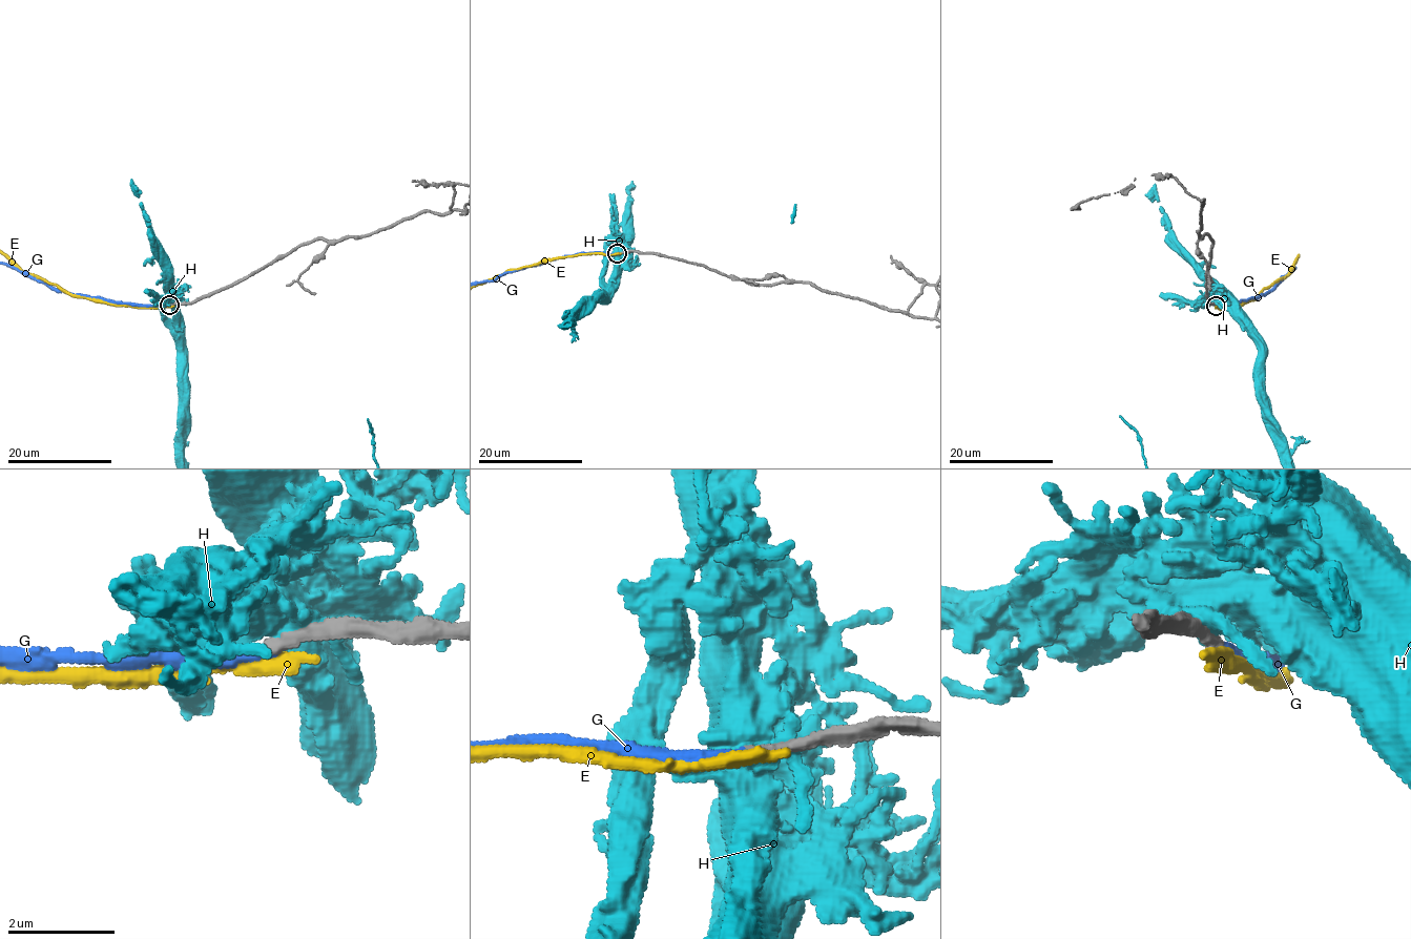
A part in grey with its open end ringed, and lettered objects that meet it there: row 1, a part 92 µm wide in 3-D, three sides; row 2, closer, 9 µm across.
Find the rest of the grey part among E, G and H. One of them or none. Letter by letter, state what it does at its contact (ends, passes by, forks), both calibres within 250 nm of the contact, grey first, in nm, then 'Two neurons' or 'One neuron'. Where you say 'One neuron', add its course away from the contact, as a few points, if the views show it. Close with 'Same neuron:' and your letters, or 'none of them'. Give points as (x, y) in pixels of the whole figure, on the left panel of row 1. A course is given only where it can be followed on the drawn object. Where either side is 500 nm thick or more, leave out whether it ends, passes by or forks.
E: It ends there. Thickness 240 nm (grey) against 320 nm. Two neurons
G: It ends there. Thickness 200 nm (grey) against 220 nm. One neuron
H: Thickness 300 nm (grey) against 500 nm. Two neurons
Same neuron: G

